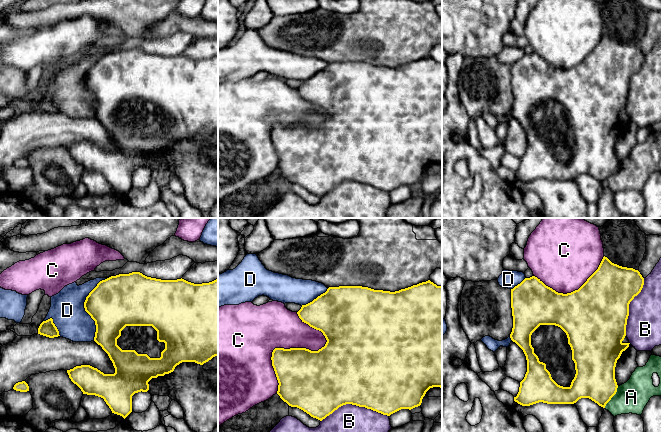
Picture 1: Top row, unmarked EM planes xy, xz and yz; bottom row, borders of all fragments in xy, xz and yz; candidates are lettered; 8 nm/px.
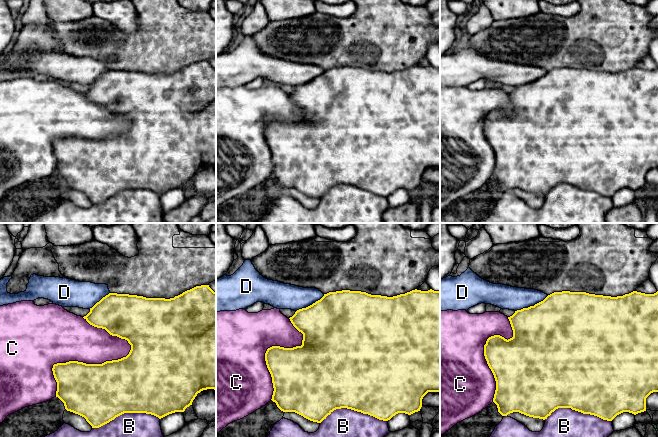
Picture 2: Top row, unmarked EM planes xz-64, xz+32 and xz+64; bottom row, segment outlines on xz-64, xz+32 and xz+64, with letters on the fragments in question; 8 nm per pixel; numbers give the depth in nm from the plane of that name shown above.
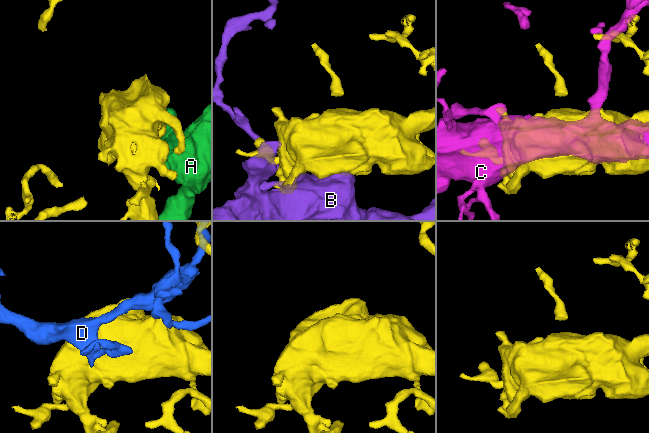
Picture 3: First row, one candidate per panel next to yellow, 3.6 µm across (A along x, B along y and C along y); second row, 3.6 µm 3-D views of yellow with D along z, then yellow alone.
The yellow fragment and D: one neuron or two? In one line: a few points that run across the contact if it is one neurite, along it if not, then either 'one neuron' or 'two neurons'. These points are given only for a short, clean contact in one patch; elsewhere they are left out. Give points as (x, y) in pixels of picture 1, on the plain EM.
one neuron

